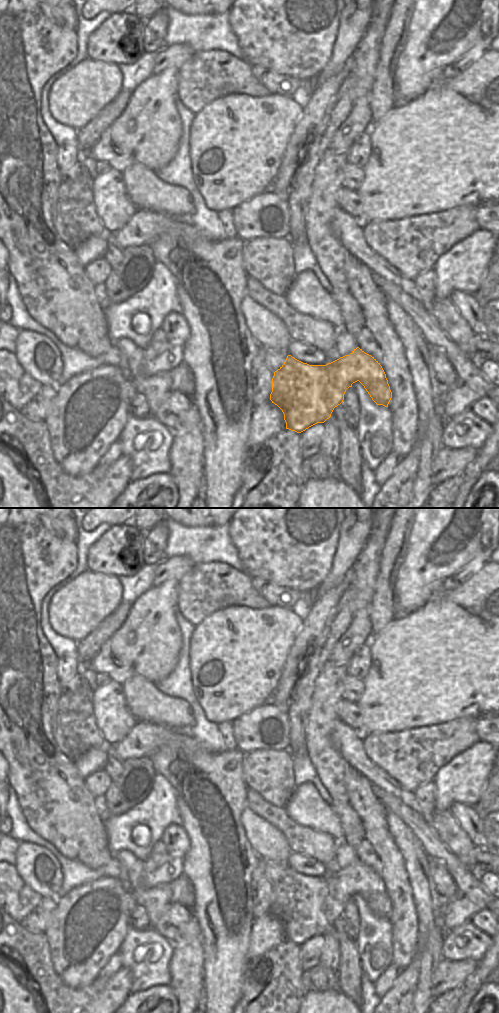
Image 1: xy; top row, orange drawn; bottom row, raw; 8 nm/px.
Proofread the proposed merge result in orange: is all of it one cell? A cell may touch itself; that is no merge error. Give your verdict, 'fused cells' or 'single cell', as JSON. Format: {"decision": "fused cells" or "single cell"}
{"decision": "single cell"}

